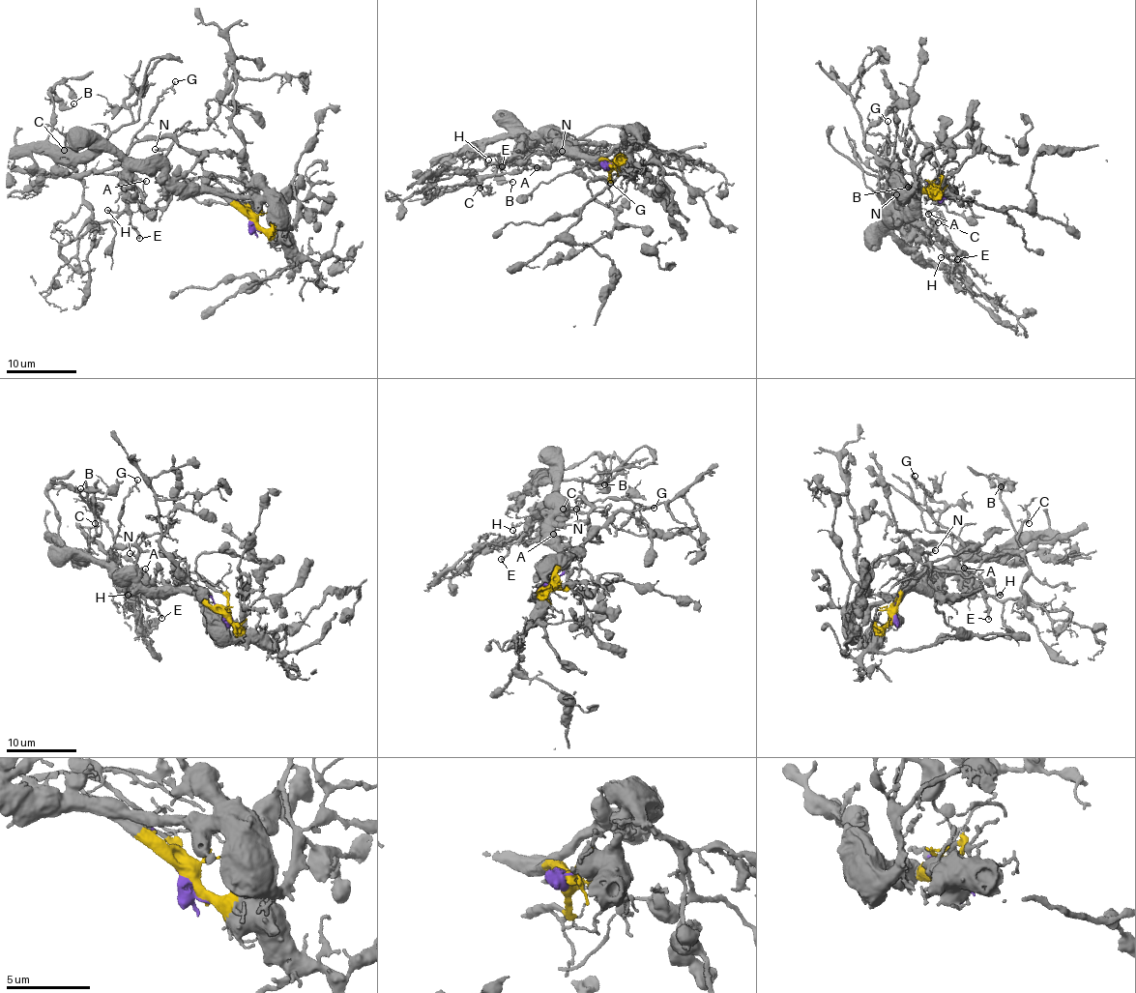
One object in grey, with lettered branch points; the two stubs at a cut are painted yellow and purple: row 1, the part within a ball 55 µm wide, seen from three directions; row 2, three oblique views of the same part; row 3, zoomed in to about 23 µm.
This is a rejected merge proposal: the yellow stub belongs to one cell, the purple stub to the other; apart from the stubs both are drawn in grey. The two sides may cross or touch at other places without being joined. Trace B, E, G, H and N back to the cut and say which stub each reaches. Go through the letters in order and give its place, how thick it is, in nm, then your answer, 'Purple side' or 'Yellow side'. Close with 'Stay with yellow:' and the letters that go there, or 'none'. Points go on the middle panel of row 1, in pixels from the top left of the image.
B: Place: (512, 182). Thickness 90 nm. Yellow side
E: Place: (502, 166). Thickness 220 nm. Yellow side
G: Place: (610, 183). Thickness 110 nm. Purple side
H: Place: (488, 160). Thickness 190 nm. Yellow side
N: Place: (562, 151). Thickness 130 nm. Yellow side
Stay with yellow: B, E, H, N

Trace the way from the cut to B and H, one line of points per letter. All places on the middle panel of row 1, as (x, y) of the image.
B: (609, 164), (568, 143), (519, 134), (484, 141), (474, 150), (491, 157), (497, 155), (501, 180), (512, 182)
H: (609, 164), (558, 137), (534, 139), (501, 162), (495, 163), (488, 160)

